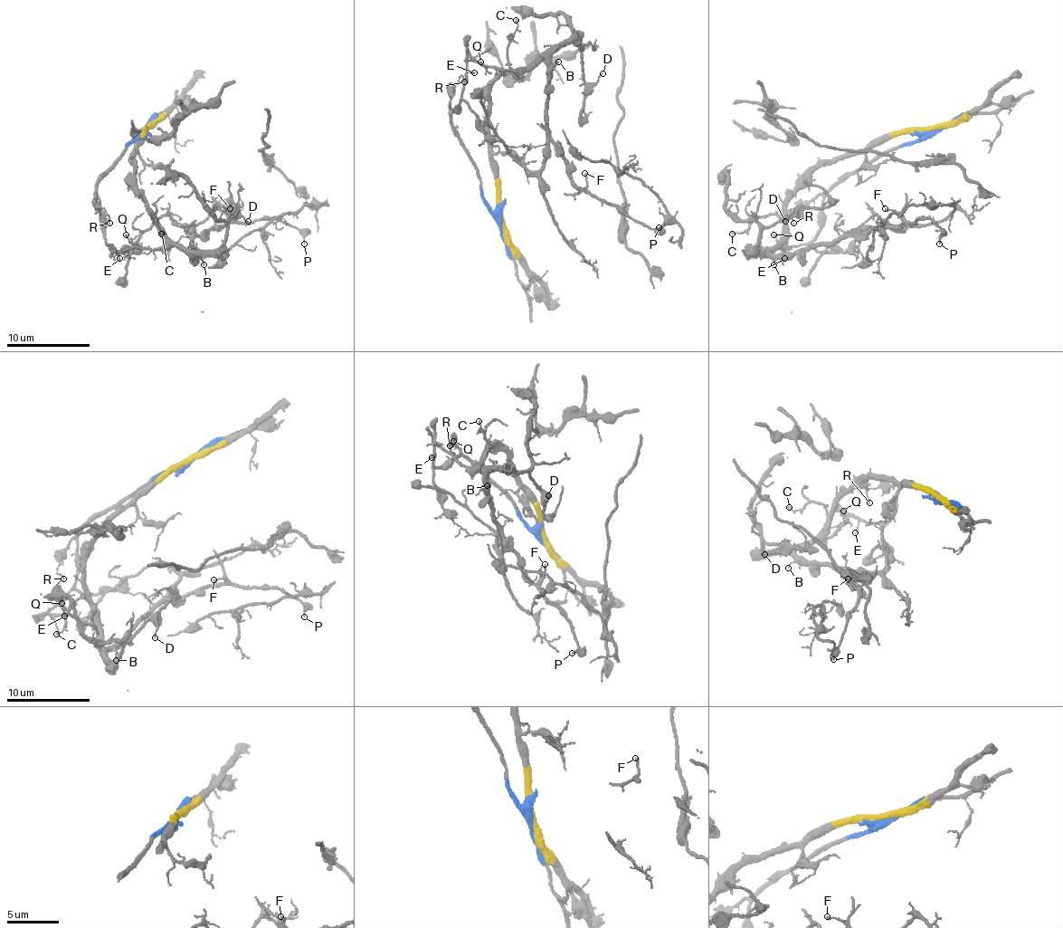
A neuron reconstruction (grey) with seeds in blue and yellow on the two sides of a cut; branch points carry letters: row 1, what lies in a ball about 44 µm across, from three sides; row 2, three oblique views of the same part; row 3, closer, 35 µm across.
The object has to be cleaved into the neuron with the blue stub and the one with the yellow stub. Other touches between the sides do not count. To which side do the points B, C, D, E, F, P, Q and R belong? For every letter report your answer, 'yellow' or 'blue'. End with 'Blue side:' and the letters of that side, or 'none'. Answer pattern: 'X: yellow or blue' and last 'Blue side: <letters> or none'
B: yellow
C: yellow
D: yellow
E: blue
F: yellow
P: yellow
Q: yellow
R: blue
Blue side: E, R

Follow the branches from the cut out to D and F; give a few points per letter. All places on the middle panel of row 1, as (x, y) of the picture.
D: (501, 222), (488, 89), (574, 43), (582, 78), (594, 82), (602, 73)
F: (501, 222), (488, 89), (503, 73), (545, 59), (555, 150), (583, 190), (583, 174)

